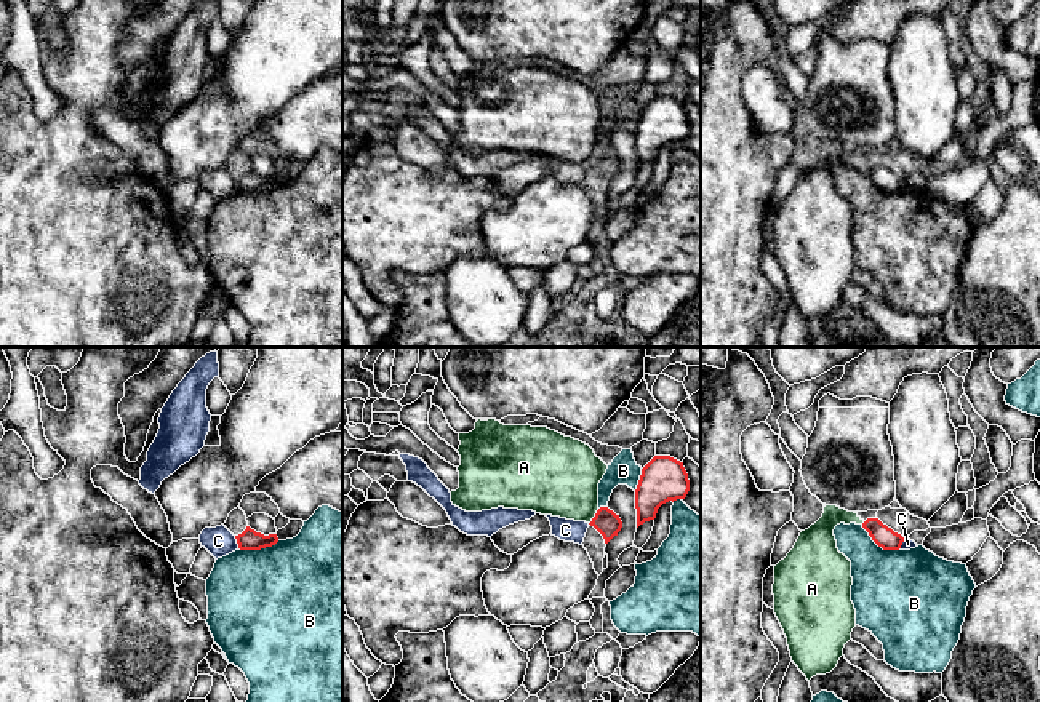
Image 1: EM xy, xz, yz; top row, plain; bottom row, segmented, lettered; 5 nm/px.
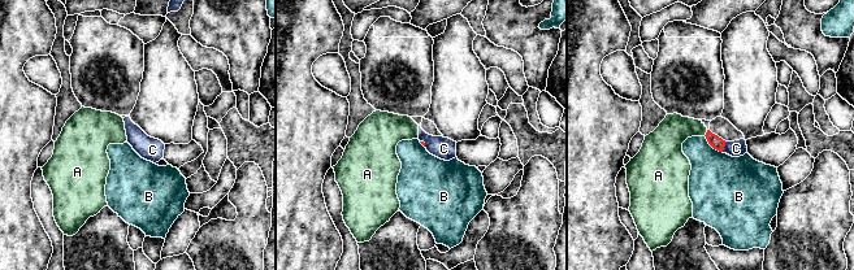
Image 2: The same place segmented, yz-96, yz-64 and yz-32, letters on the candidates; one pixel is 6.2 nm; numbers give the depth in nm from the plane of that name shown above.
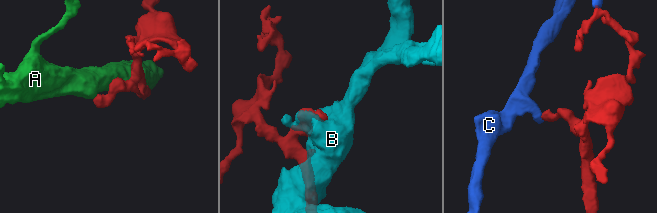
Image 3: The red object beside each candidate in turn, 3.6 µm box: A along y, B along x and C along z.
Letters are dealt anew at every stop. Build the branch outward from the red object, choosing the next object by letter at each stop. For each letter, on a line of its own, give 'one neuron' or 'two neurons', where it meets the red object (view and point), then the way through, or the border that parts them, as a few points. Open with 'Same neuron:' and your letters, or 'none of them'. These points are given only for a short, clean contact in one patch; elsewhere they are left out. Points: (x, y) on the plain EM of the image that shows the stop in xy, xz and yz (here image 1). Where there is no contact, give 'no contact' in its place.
Same neuron: none of them
A: two neurons; contact xz (594, 159)
B: two neurons; contact yz (879, 187)
C: two neurons; contact xy (237, 184); border xy (234, 178), (240, 191)

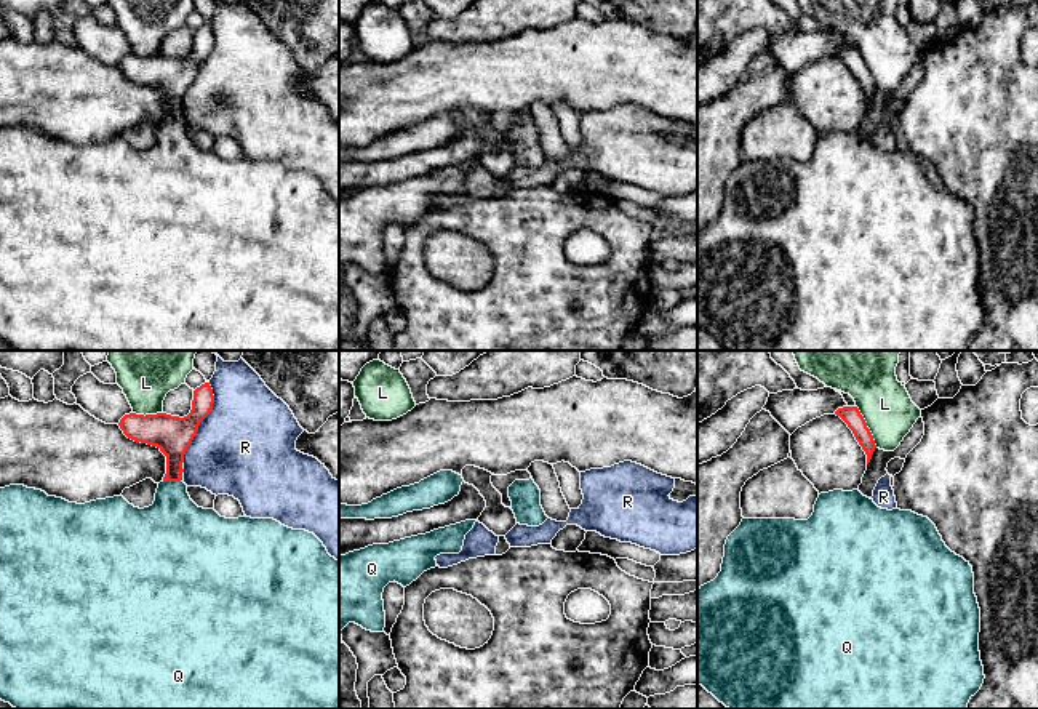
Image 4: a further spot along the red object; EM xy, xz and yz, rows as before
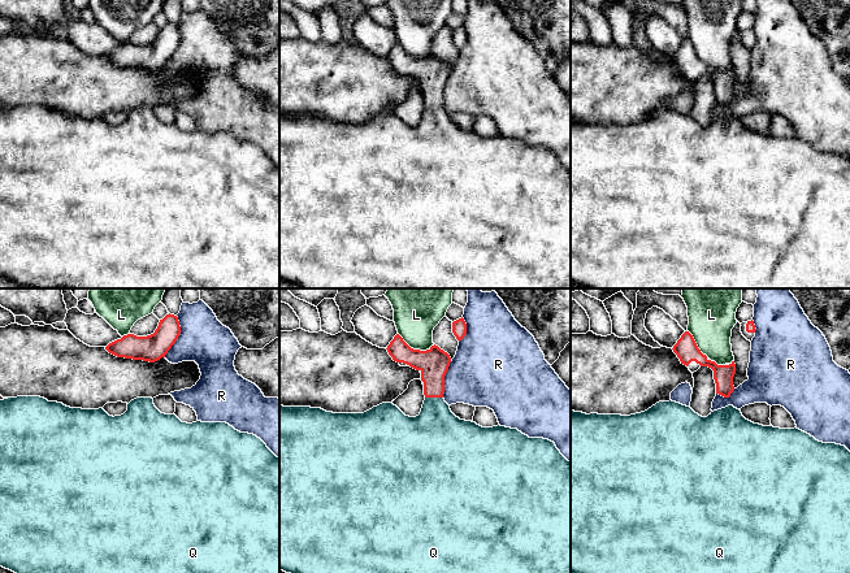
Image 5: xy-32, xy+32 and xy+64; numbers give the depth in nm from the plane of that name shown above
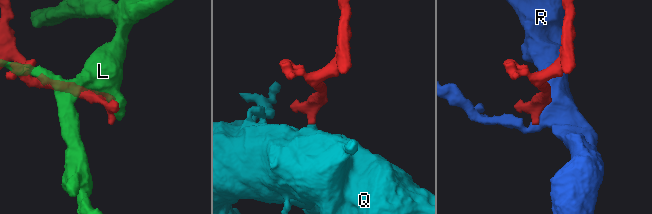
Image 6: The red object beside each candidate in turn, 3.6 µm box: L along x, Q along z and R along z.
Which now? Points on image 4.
Same neuron: Q
L: two neurons; contact yz (866, 68)
Q: one neuron; contact xy (171, 122); way xy (173, 77), (171, 122), (173, 172)
R: two neurons; contact xy (202, 61)

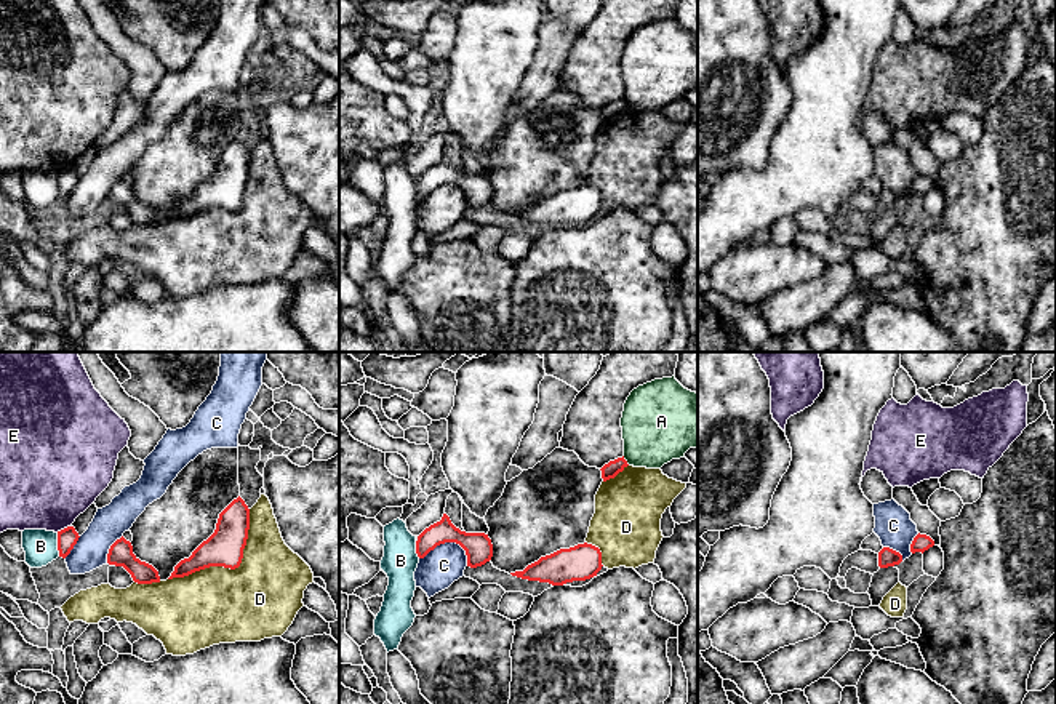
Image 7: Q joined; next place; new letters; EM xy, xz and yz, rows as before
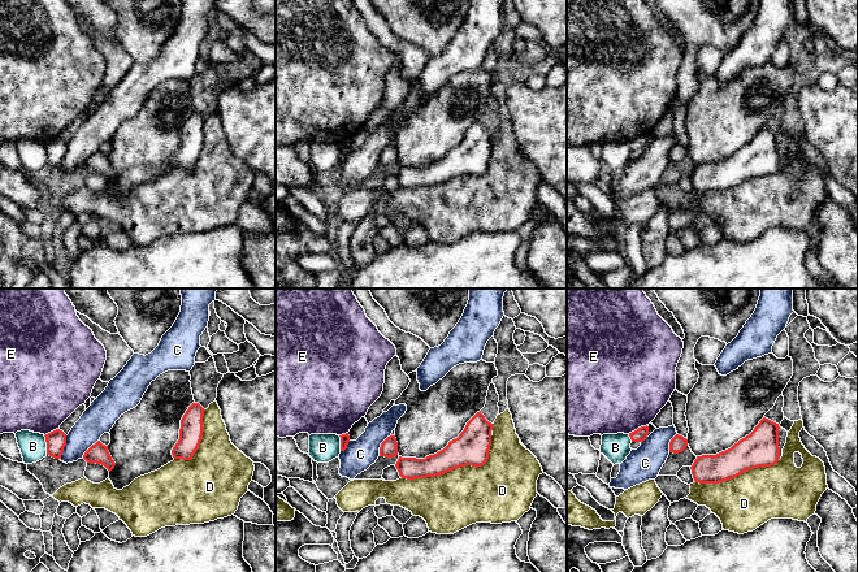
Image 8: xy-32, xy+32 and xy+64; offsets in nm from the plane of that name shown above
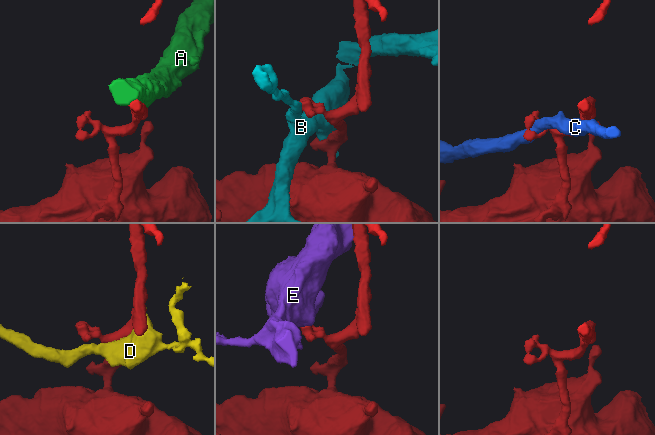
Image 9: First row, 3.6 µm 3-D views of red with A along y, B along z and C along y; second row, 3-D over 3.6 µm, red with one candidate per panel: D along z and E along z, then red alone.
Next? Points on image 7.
Same neuron: none of them
A: two neurons; contact xz (626, 103)
B: two neurons; contact xy (58, 186)
C: two neurons; contact xz (450, 183)
D: two neurons; contact xy (231, 210)
E: two neurons; contact xy (64, 170)

